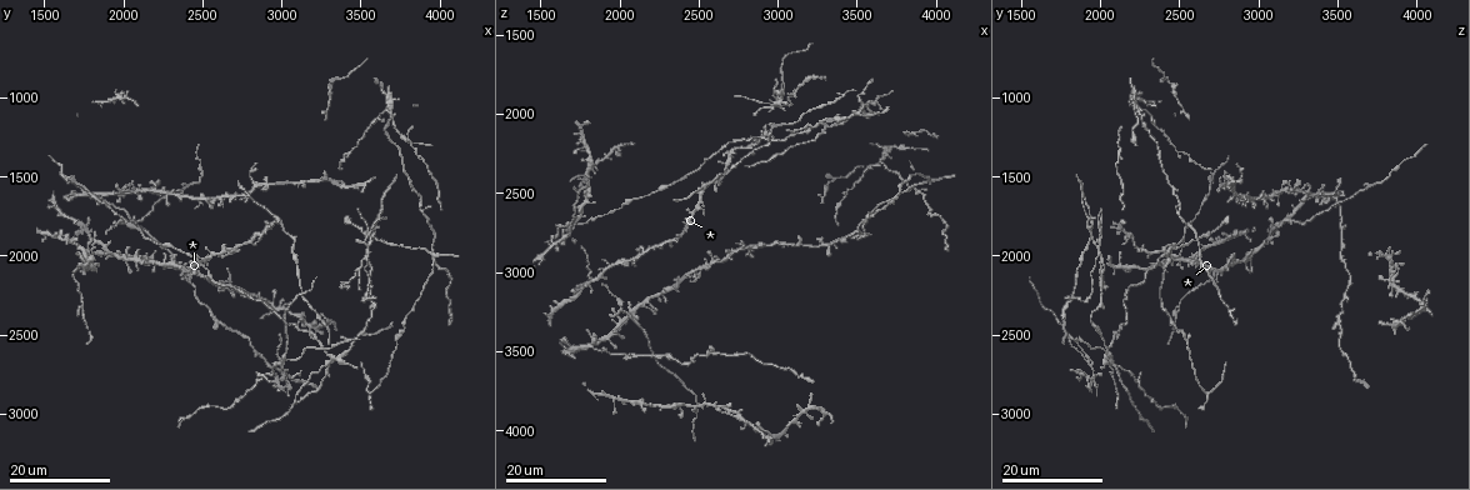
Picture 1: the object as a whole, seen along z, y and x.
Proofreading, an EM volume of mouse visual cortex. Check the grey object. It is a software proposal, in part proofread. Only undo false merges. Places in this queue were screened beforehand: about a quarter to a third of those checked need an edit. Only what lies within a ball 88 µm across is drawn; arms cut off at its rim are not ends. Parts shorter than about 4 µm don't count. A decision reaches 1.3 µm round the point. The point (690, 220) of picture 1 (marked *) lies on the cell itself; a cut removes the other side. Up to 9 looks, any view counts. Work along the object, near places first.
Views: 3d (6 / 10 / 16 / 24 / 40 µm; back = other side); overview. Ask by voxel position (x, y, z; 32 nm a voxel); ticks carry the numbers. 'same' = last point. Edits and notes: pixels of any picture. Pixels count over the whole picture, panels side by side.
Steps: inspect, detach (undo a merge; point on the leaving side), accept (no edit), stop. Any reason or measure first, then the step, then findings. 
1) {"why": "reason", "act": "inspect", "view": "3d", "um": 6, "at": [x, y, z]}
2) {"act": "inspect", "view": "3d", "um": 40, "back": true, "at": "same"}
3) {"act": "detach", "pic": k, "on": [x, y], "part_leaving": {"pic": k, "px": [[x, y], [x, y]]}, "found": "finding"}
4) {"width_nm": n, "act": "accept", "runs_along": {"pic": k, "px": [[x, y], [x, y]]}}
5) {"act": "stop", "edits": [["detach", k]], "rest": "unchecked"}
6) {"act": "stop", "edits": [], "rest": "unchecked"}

{"act": "inspect", "view": "3d", "um": 24, "at": [2120, 1760, 3360]}

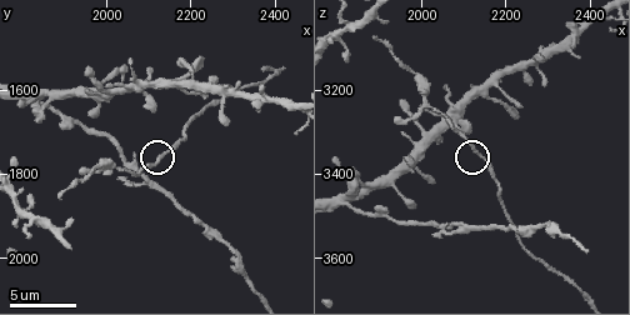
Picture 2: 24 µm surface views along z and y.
{"act": "inspect", "view": "3d", "um": 6, "at": [2135, 1760, 3355]}

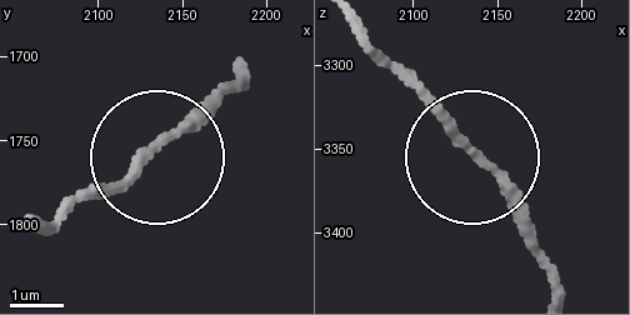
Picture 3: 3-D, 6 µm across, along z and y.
{"width_nm": 170, "act": "accept", "found": "all the same cell"}

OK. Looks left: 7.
{"why": "four-way junction", "act": "inspect", "view": "3d", "um": 6, "at": [1810, 1910, 3050]}

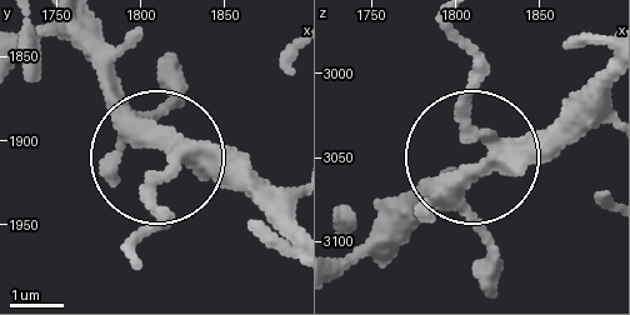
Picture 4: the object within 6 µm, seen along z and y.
{"arms": 4, "act": "detach", "pic": 4, "on": [154, 214], "part_leaving": {"pic": 4, "px": [[195, 153], [289, 63]]}, "found": "two cells meet here"}

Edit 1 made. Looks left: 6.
{"why": "side arm on a straight run", "act": "inspect", "view": "3d", "um": 16, "at": [3340, 2660, 2080]}

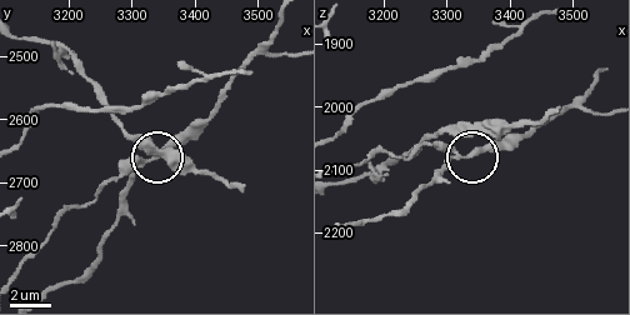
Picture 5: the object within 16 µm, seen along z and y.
{"act": "inspect", "view": "3d", "um": 10, "at": "same"}

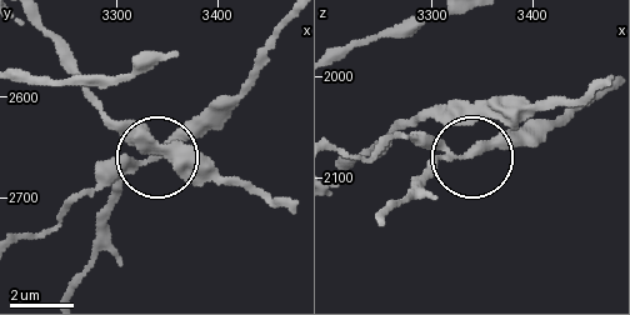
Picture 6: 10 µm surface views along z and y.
{"why": "closer look", "act": "inspect", "view": "3d", "um": 6, "at": "same"}

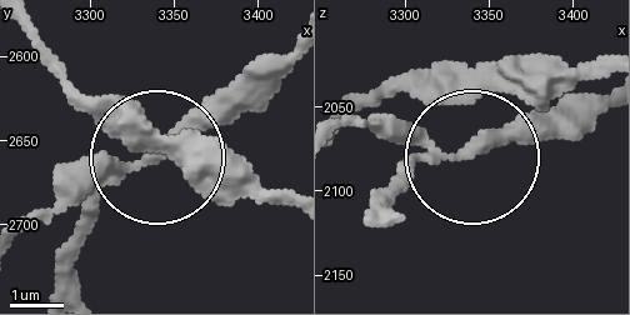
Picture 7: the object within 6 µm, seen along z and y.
{"side_arm_um": 28, "arms": 3, "act": "detach", "pic": 7, "on": [56, 211], "found": "two cells meet here"}

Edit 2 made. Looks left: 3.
{"act": "inspect", "view": "overview"}

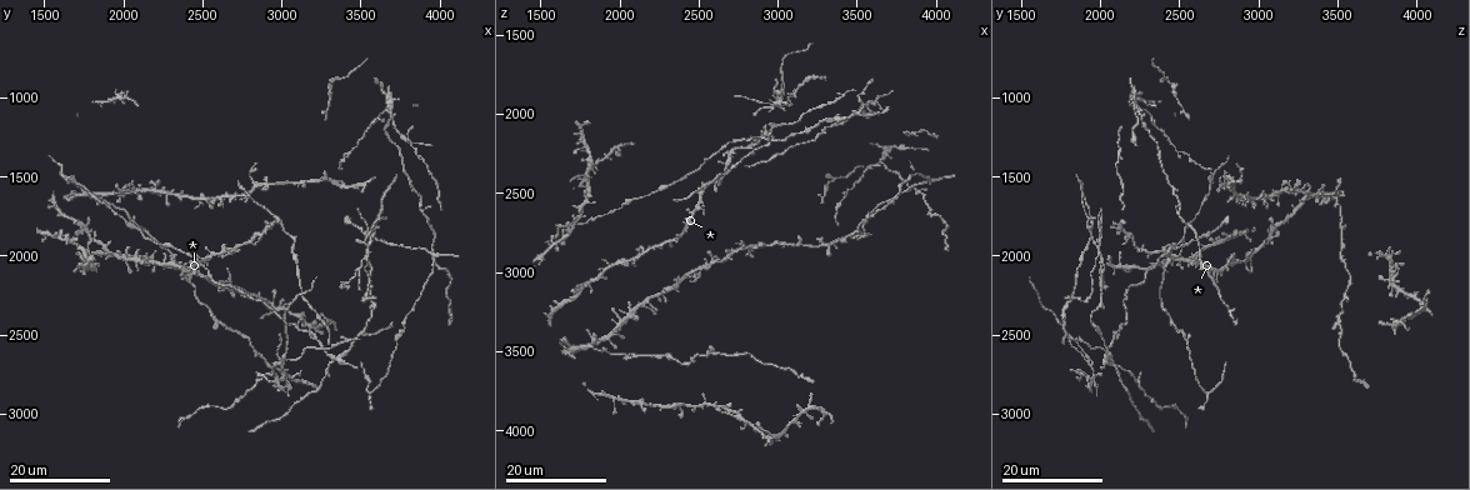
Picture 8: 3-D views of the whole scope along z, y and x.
{"why": "side arm on a straight run", "act": "inspect", "view": "3d", "um": 16, "at": [3640, 1740, 1900]}

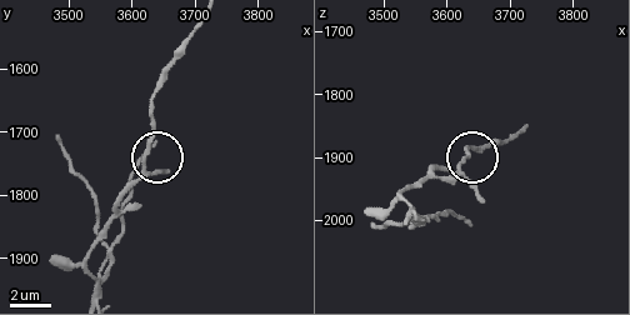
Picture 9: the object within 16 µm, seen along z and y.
{"why": "zoom in", "act": "inspect", "view": "3d", "um": 6, "at": [3625, 1740, 1915]}

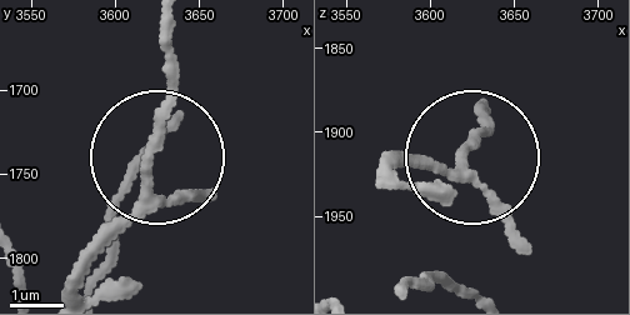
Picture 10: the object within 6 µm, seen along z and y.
{"act": "accept", "runs_along": {"pic": 10, "px": [[71, 281], [134, 200], [165, 93], [165, 26]]}, "found": "continuous, no second cell"}

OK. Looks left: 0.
{"act": "stop", "edits": [["detach", 4], ["detach", 7]], "rest": "unchecked"}

